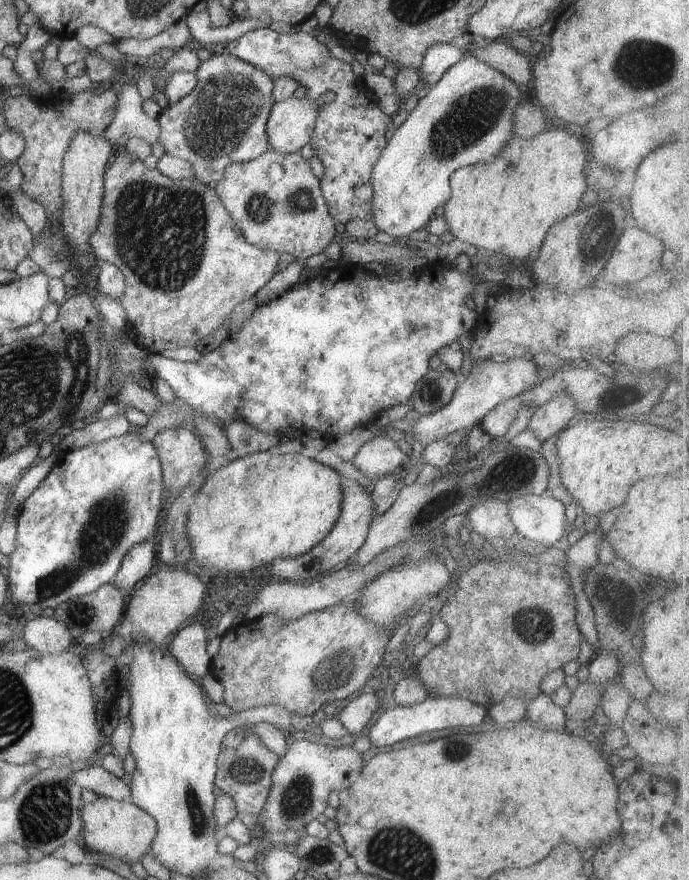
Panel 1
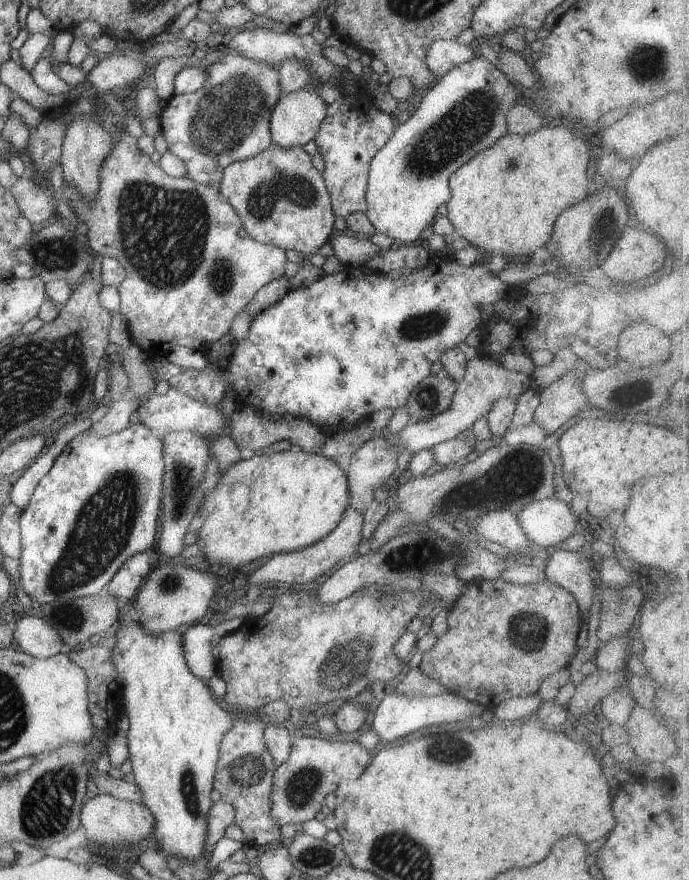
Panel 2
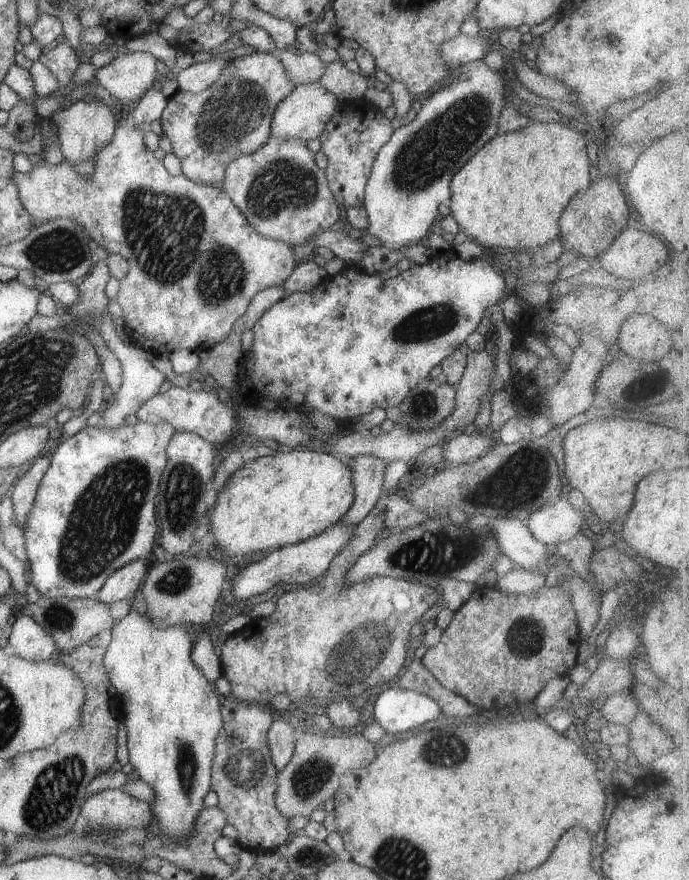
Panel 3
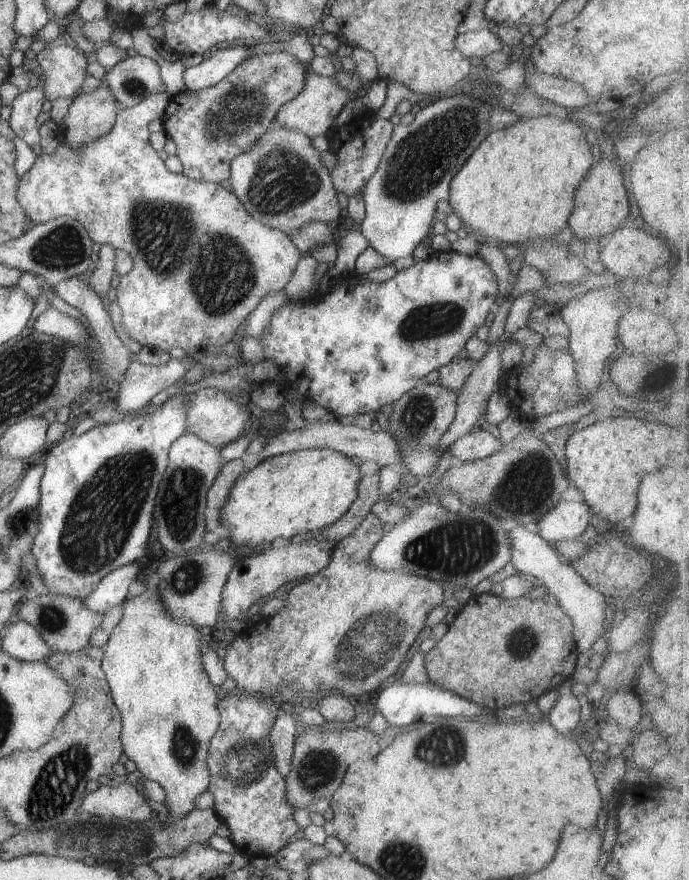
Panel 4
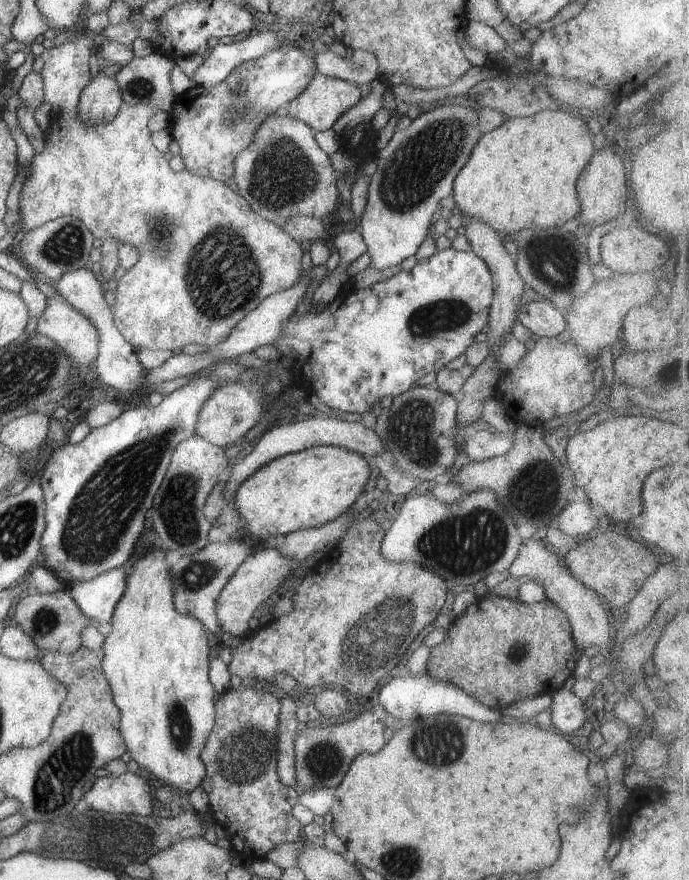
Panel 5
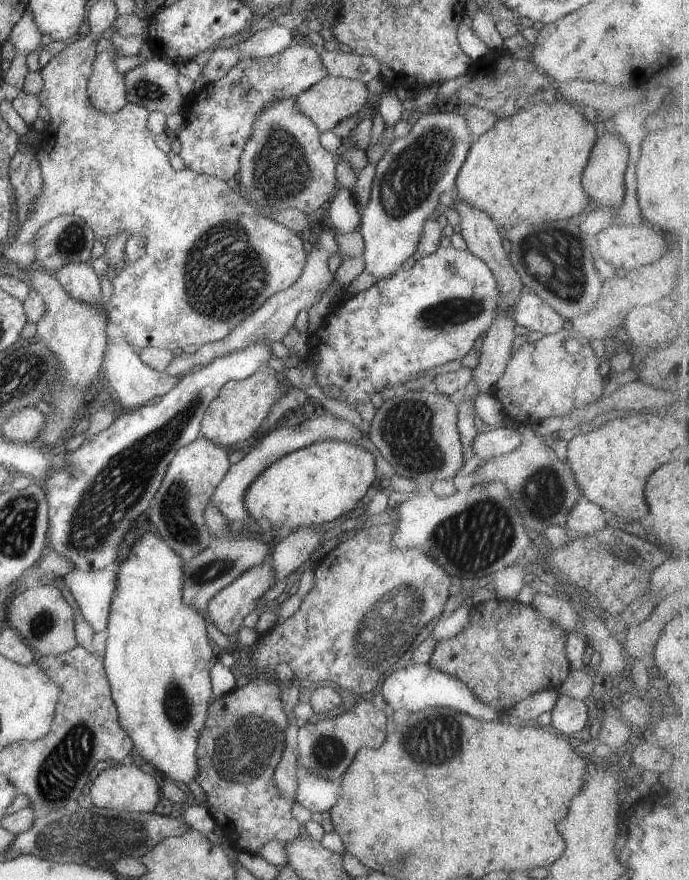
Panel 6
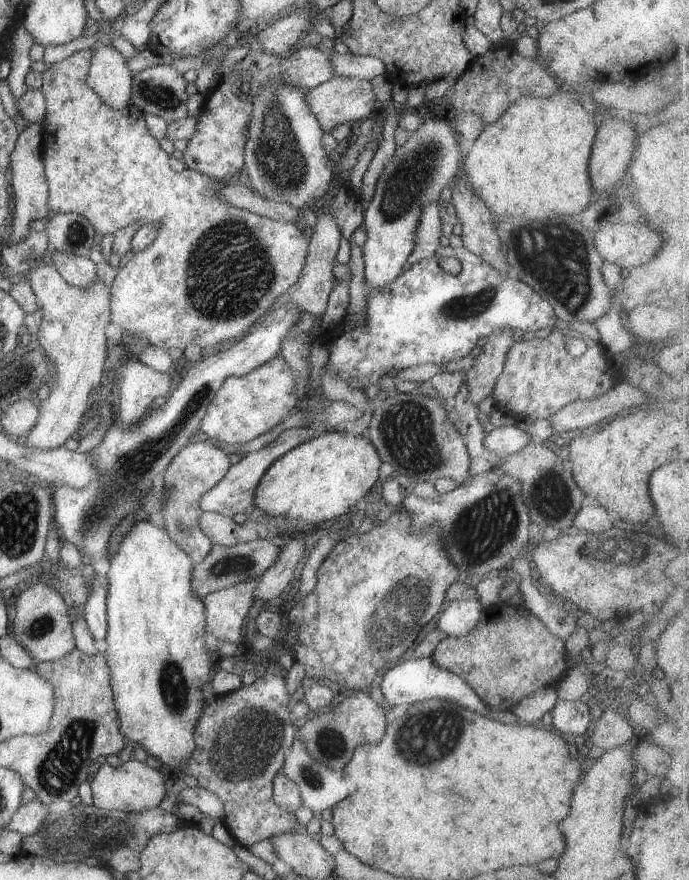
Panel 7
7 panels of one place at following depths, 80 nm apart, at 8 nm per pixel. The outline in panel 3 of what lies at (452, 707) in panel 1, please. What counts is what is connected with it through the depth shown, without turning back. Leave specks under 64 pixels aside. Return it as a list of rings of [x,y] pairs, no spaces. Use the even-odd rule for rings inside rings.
[[[395,682],[378,690],[374,700],[374,720],[387,734],[405,732],[435,719],[440,713],[438,702],[423,693],[400,689]]]

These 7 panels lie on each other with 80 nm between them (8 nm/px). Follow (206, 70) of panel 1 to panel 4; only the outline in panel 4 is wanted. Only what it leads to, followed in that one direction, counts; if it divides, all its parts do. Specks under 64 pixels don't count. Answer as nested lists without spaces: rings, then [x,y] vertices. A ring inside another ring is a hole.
[[[289,53],[249,55],[217,84],[171,96],[160,119],[167,138],[176,144],[182,173],[187,178],[212,183],[227,179],[230,162],[259,140],[277,109],[302,89],[304,74],[303,64]]]

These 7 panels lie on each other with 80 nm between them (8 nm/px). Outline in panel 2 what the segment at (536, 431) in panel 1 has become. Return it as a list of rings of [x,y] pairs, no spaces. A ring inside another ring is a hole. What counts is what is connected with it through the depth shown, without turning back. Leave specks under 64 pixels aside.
[[[582,359],[577,360],[571,370],[539,393],[539,404],[534,410],[532,420],[541,424],[545,436],[555,432],[571,416],[579,413],[581,405],[586,405],[580,380],[589,367]]]

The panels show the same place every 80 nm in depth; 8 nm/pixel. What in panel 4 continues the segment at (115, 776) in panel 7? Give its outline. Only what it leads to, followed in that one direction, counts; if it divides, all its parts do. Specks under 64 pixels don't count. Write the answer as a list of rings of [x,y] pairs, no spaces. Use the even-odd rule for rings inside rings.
[[[102,779],[99,788],[85,792],[80,809],[90,816],[141,822],[150,818],[147,802],[141,790],[127,781],[115,785]]]

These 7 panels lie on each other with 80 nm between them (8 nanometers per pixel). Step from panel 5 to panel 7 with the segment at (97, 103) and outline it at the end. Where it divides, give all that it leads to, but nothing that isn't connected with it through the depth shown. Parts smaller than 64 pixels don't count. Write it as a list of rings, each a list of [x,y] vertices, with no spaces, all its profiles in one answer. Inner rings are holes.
[[[96,44],[91,47],[86,84],[101,96],[105,106],[120,110],[130,103],[133,75],[125,64],[125,58],[114,46]]]

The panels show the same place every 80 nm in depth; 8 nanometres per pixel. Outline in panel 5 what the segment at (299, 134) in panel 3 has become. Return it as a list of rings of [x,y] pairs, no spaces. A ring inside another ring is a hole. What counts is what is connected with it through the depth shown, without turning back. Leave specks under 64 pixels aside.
[[[315,73],[305,90],[289,102],[287,116],[309,124],[309,128],[314,132],[325,131],[333,126],[335,120],[345,110],[349,110],[351,106],[355,106],[361,100],[360,96],[361,92],[355,84]]]

